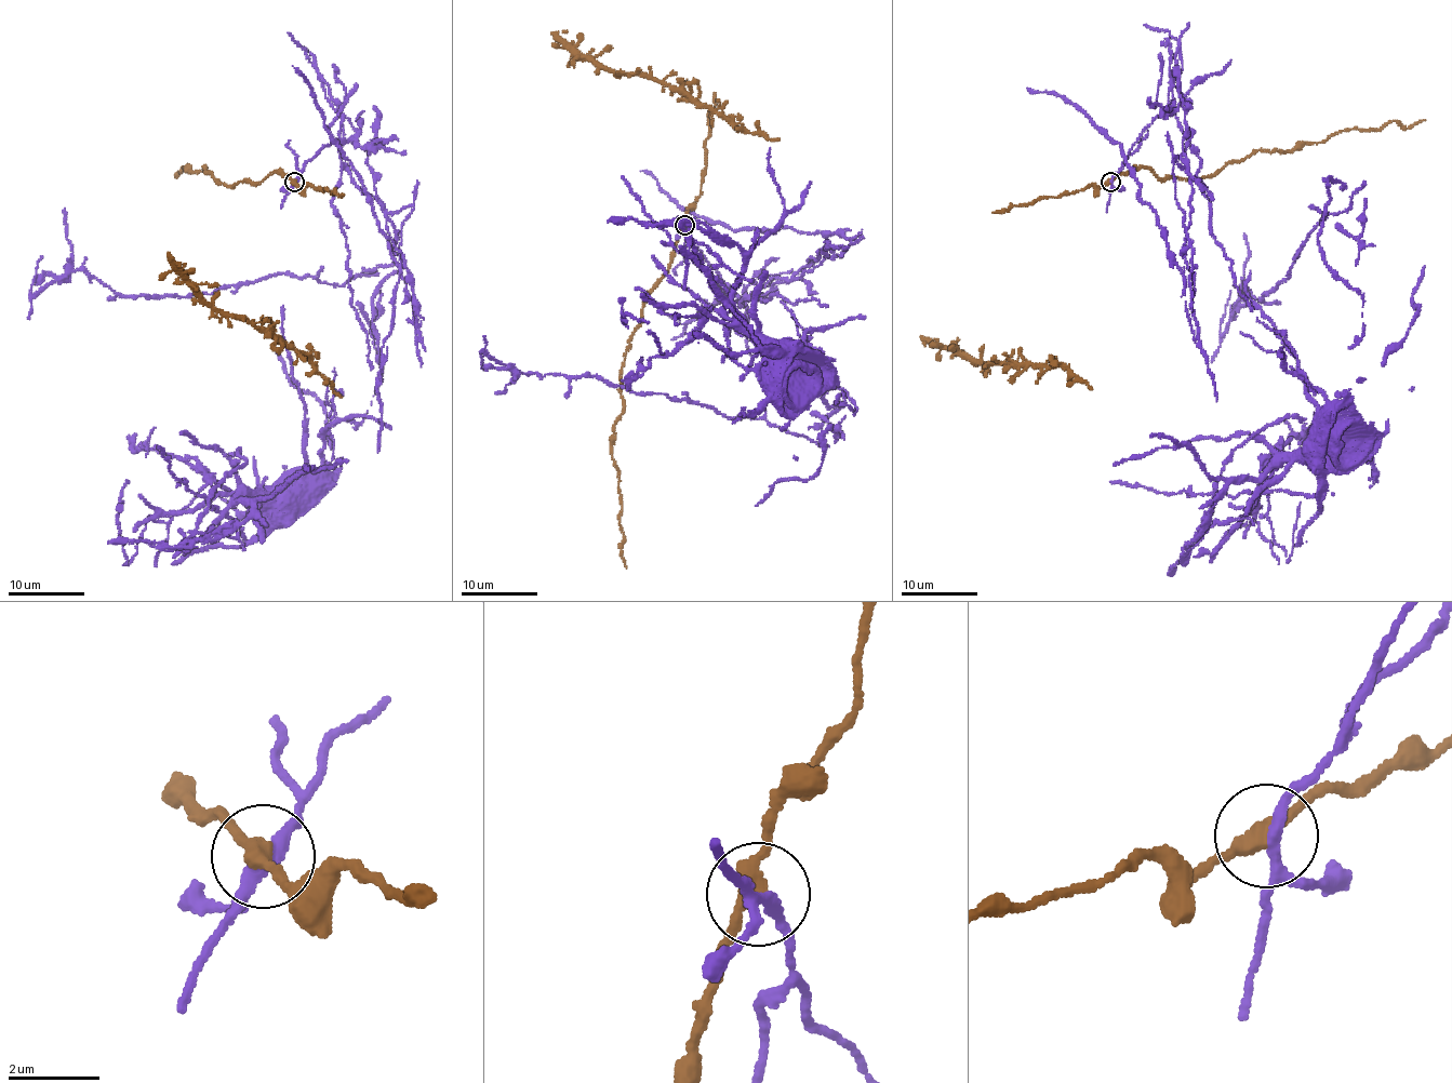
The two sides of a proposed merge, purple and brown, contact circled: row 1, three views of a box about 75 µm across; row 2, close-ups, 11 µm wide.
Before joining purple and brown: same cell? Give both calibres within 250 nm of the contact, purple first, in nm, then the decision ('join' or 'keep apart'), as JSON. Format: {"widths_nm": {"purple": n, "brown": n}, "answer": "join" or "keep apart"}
{"widths_nm": {"purple": 200, "brown": 340}, "answer": "keep apart"}

